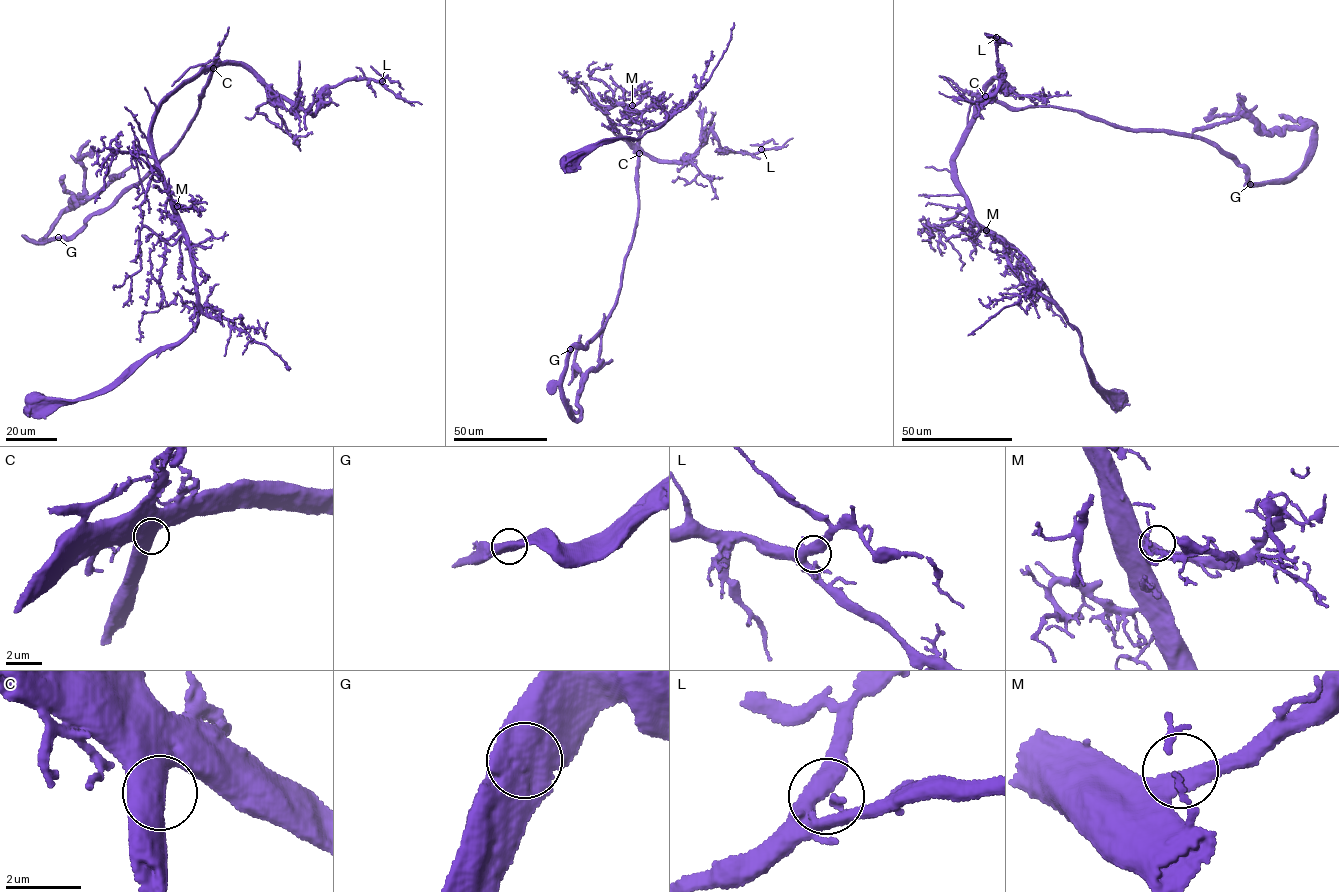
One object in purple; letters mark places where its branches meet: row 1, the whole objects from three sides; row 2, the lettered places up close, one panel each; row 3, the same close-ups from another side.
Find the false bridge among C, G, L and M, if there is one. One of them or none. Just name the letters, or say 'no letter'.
no letter

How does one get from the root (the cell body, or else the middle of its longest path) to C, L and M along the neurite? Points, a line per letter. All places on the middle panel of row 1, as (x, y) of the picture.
C: (568, 162), (600, 145), (653, 130), (665, 121), (664, 109), (644, 112), (620, 105), (601, 111), (639, 153)
L: (568, 162), (665, 121), (620, 105), (601, 111), (651, 158), (689, 159), (710, 130), (721, 152), (761, 149)
M: (568, 162), (601, 144), (625, 137), (636, 139), (665, 121), (664, 109), (655, 106), (644, 112), (632, 105)

